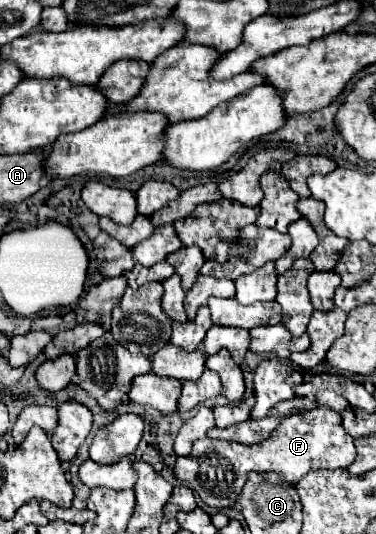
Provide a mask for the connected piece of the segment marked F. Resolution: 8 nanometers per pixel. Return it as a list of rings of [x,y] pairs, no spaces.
[[[318,407],[306,413],[296,413],[286,417],[276,431],[272,431],[266,443],[258,445],[238,445],[220,439],[198,439],[192,445],[188,457],[178,457],[174,465],[174,475],[194,489],[202,501],[212,509],[234,507],[248,473],[278,473],[286,483],[298,483],[306,473],[314,469],[346,469],[354,461],[356,449],[354,439],[346,435],[342,427],[342,417],[328,407]]]

